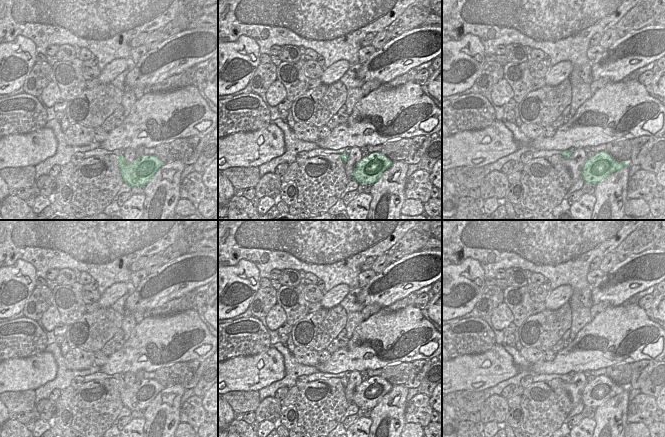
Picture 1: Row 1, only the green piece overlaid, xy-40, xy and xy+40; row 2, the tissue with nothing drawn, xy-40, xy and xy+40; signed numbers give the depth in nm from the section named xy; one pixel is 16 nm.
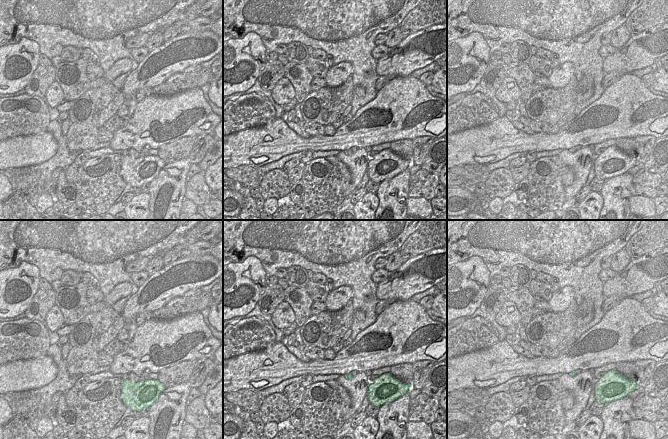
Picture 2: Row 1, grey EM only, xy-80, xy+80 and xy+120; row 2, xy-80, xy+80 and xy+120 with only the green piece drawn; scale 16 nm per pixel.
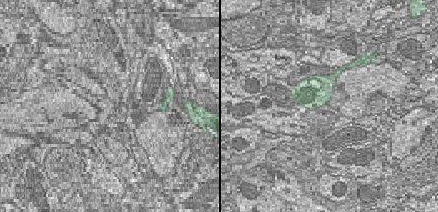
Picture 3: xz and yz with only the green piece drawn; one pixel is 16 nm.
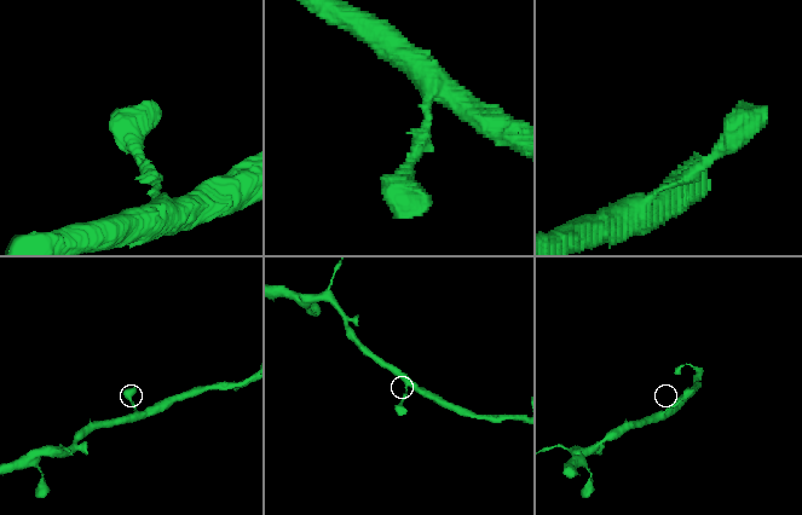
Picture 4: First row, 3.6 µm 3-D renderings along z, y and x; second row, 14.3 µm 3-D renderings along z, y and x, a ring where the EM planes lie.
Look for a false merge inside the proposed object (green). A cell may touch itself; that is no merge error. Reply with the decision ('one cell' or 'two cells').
one cell

